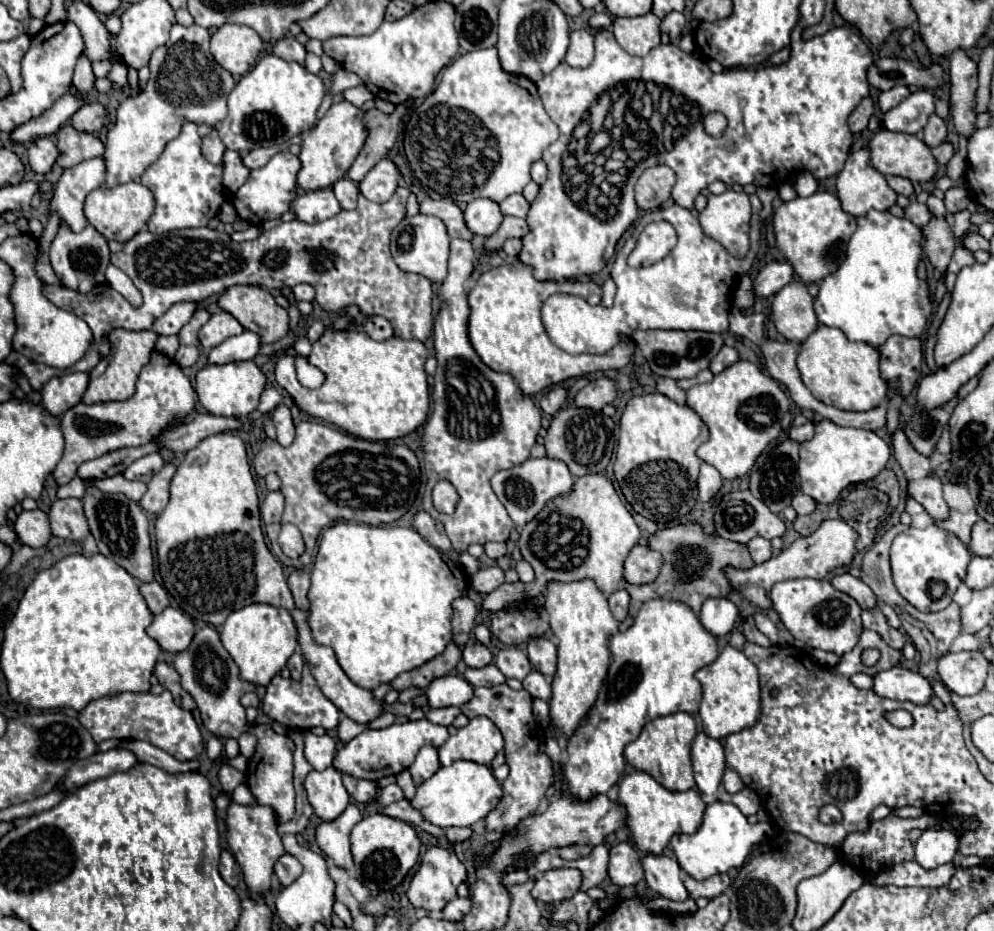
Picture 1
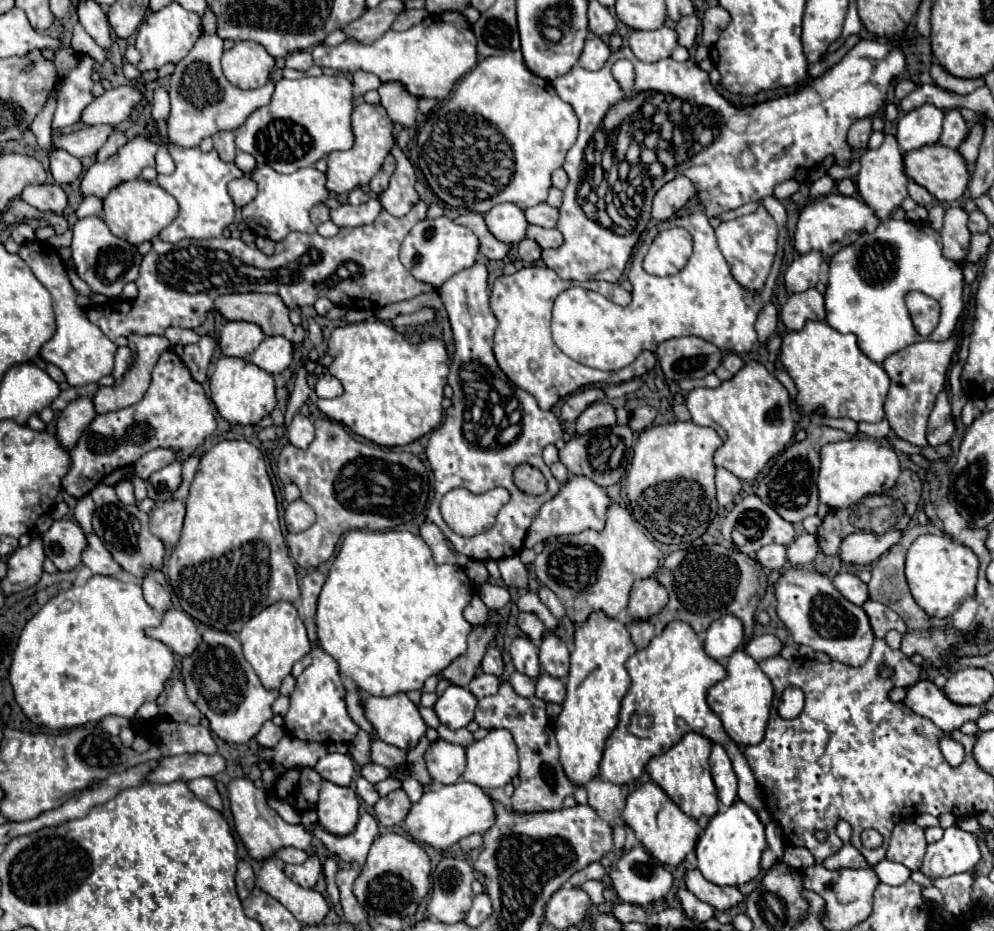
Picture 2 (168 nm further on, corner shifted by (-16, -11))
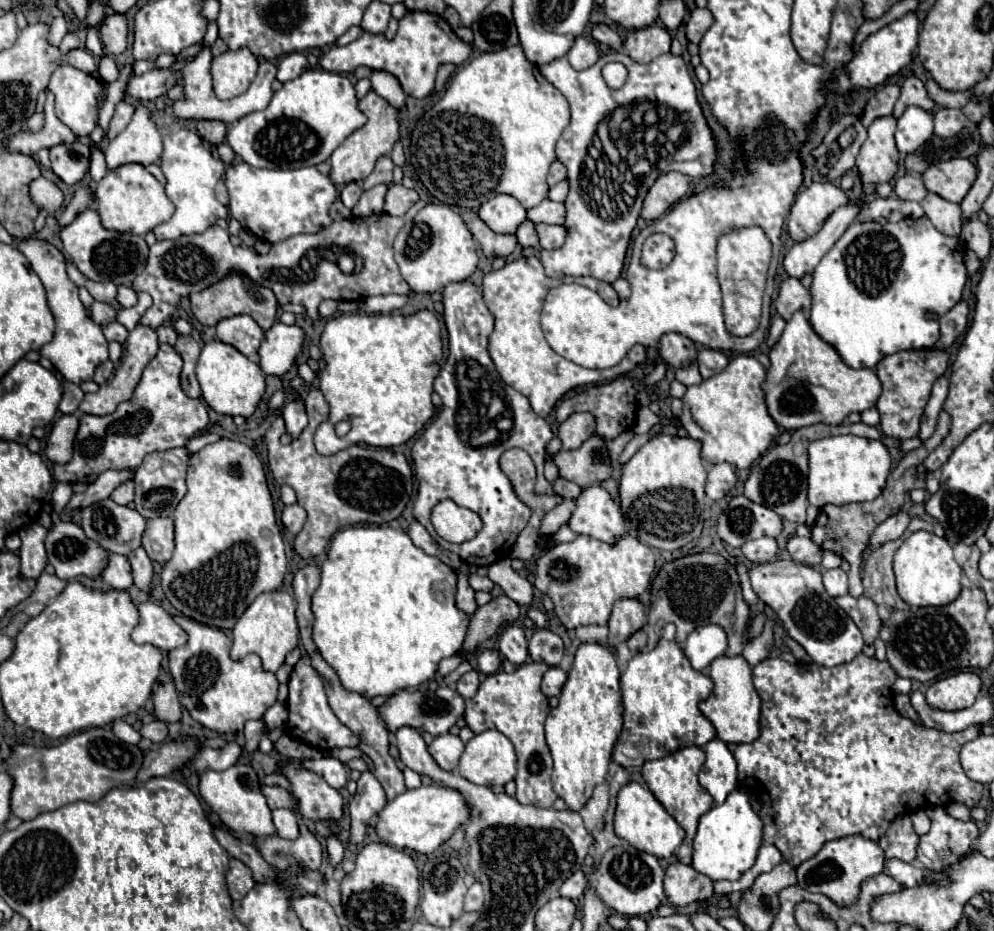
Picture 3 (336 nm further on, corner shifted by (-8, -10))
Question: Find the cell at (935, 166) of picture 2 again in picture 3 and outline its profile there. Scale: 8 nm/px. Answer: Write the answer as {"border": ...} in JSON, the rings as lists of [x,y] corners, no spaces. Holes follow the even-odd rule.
{"border":[[[962,157],[934,163],[922,173],[924,187],[952,203],[960,203],[960,199],[964,199],[972,179],[976,179],[976,167]]]}

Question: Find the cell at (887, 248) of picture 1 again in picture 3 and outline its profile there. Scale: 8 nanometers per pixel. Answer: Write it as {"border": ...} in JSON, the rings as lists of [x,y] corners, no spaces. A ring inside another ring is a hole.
{"border":[[[928,217],[902,219],[898,223],[852,223],[834,247],[822,257],[812,273],[812,311],[810,323],[814,331],[836,347],[840,357],[852,367],[874,367],[884,355],[902,349],[934,347],[940,339],[938,321],[924,319],[926,311],[938,315],[948,313],[962,297],[968,279],[958,237],[940,235]]]}

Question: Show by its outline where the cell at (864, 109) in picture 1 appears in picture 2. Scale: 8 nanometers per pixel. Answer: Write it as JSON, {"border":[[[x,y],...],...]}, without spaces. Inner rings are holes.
{"border":[[[870,118],[856,120],[856,124],[852,124],[852,128],[848,130],[848,144],[852,146],[852,150],[866,150],[870,134],[872,134]]]}

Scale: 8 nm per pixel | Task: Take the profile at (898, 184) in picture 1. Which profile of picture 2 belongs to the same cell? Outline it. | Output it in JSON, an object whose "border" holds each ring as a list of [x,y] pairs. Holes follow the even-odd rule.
{"border":[[[914,180],[908,182],[908,190],[910,190],[910,198],[912,198],[916,204],[920,204],[920,206],[924,206],[924,208],[932,206],[932,202],[934,202],[932,194],[930,194],[926,188],[922,188],[920,184],[916,184]]]}

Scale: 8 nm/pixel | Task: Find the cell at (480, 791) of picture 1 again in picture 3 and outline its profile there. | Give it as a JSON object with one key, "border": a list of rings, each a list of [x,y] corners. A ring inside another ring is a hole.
{"border":[[[422,785],[418,789],[404,791],[396,799],[392,799],[378,813],[376,831],[378,837],[388,845],[394,845],[398,849],[412,849],[428,855],[436,851],[444,841],[448,841],[458,827],[464,827],[470,815],[472,815],[470,805],[458,789],[442,787],[442,785],[428,785],[428,787]]]}

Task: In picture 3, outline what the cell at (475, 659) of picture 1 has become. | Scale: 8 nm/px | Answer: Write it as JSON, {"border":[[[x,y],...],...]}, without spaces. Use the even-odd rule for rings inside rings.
{"border":[[[484,649],[476,655],[476,669],[484,675],[492,675],[500,669],[500,653],[494,649]]]}

